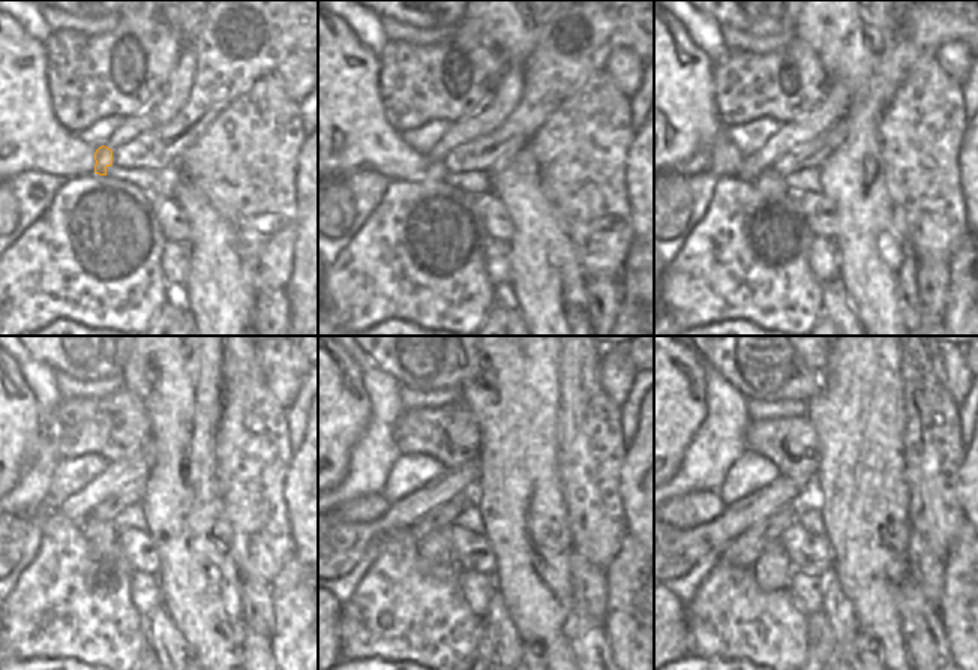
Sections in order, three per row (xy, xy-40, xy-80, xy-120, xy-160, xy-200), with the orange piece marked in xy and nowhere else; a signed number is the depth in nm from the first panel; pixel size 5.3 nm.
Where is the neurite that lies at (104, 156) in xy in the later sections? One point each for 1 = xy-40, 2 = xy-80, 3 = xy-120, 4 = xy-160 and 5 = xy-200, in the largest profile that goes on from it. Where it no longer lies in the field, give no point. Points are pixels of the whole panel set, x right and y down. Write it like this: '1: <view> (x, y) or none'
1: xy-40 (435, 173)
2: xy-80 (768, 183)
3: xy-120 (104, 535)
4: xy-160 (435, 549)
5: xy-200 (771, 570)

